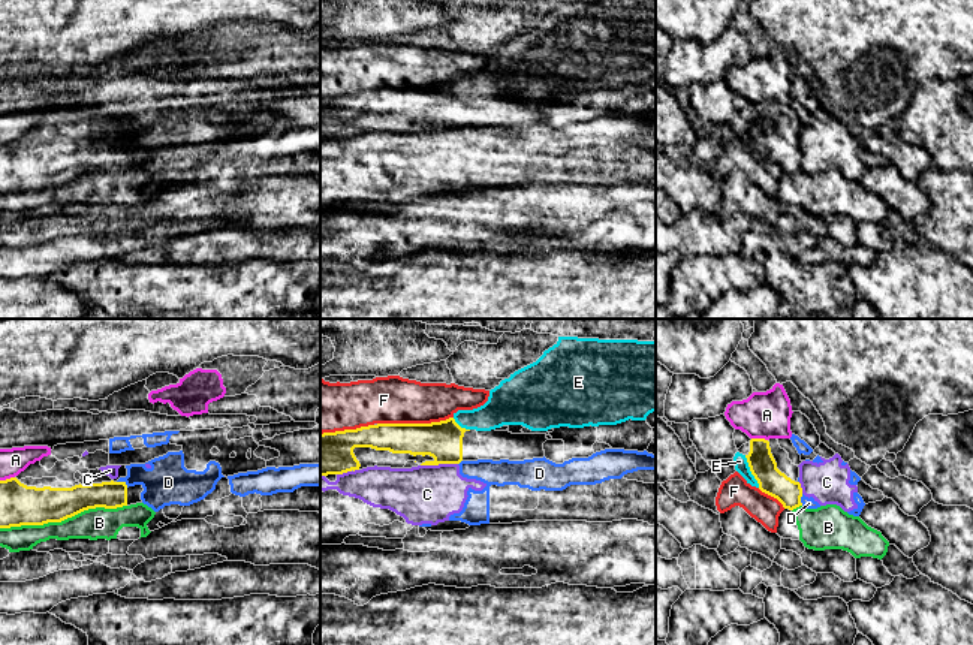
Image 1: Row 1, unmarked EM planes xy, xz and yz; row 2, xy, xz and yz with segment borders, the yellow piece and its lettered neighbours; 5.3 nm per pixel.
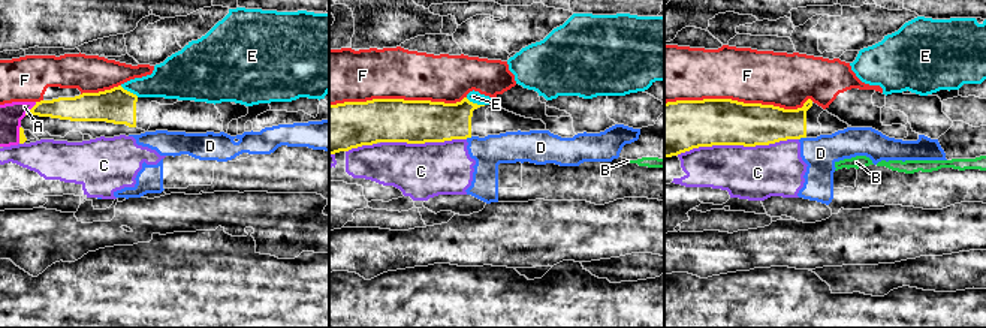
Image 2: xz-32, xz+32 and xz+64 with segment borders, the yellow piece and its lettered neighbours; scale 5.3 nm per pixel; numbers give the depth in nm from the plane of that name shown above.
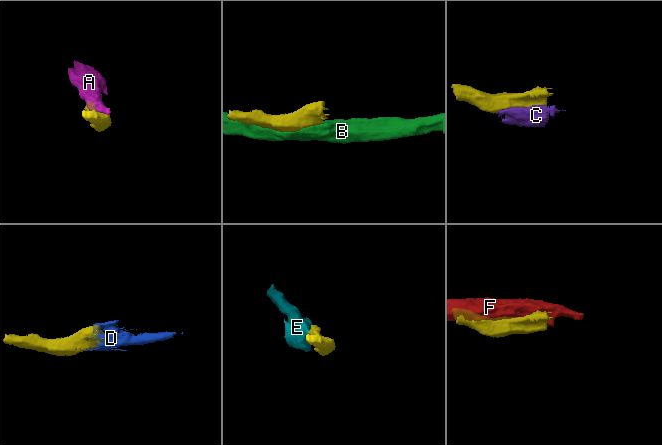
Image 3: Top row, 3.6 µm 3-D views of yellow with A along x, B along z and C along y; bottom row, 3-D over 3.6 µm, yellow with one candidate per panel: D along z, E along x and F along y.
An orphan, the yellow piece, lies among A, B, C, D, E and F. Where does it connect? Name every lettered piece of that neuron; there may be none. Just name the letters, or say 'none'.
E

